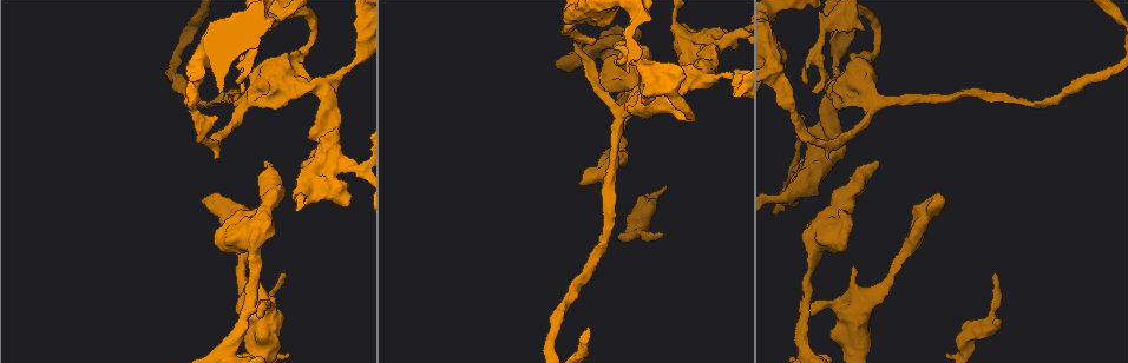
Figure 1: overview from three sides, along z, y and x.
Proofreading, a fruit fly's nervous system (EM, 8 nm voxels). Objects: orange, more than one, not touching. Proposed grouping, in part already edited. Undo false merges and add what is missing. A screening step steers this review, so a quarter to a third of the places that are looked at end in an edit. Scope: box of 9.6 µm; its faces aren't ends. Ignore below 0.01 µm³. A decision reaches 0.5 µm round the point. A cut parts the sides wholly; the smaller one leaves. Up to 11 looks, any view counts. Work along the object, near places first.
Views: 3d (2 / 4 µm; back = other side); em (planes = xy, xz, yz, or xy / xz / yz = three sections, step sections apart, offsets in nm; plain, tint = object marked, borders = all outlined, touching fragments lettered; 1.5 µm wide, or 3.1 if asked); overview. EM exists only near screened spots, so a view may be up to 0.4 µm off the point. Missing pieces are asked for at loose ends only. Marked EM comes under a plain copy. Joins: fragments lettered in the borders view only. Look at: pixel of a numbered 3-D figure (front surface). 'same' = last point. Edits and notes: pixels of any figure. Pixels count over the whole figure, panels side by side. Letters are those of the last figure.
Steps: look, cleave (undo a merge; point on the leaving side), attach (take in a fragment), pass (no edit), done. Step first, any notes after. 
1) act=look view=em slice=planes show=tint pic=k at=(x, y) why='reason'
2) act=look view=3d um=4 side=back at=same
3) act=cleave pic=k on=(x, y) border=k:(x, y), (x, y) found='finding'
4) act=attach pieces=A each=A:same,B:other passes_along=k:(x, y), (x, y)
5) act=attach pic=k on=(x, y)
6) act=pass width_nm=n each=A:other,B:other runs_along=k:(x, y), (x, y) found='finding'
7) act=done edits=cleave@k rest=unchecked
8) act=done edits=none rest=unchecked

act=look view=em slice=xz step=4 show=borders pic=1 at=(642, 68) why='three-way junction'

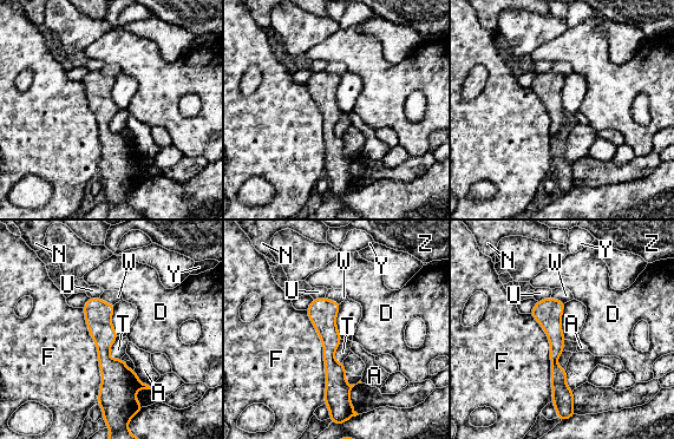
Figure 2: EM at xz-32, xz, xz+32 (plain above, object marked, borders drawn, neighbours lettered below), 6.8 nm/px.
act=pass width_nm=50 each=A:other,D:other,F:other,N:other,T:other,U:other,W:other,Y:other,Z:other runs_along=2:(92, 300), (109, 366), (104, 403) found='continuous, no second neuron'

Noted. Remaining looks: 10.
act=look view=3d um=4 side=back pic=1 at=(737, 32) why='arms part here'

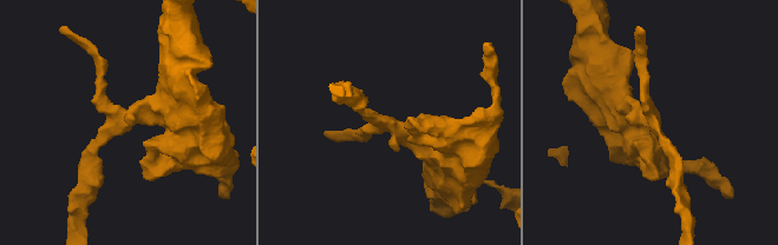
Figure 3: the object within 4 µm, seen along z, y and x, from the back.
act=look view=em slice=planes show=tint pic=3 at=(390, 123) arms=3

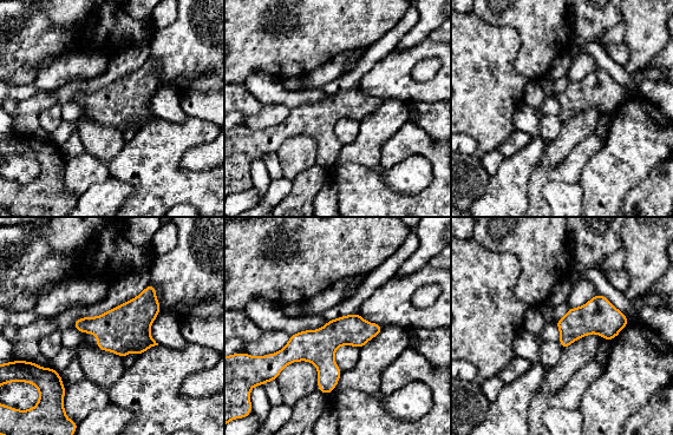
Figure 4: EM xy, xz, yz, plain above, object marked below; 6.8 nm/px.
act=look view=em slice=planes show=borders at=same why='what lies round it'

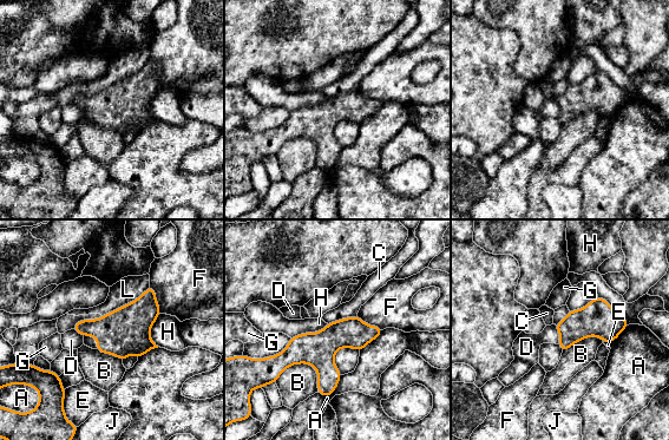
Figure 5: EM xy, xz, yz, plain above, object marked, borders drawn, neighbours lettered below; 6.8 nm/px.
act=pass width_nm=200 longest_contact=L:380nm each=A:other,B:other,C:other,D:other,E:other,F:other,G:other,H:other,J:other,L:other found='one neuron here'

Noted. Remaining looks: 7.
act=look view=3d um=2 pic=1 at=(580, 182) why='stops while still wide'

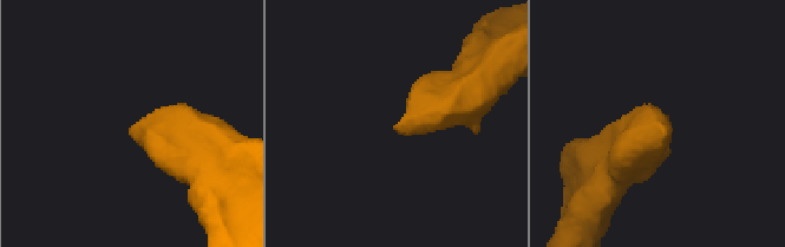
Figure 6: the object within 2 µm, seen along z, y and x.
act=look view=em slice=planes show=borders pic=6 at=(399, 130)

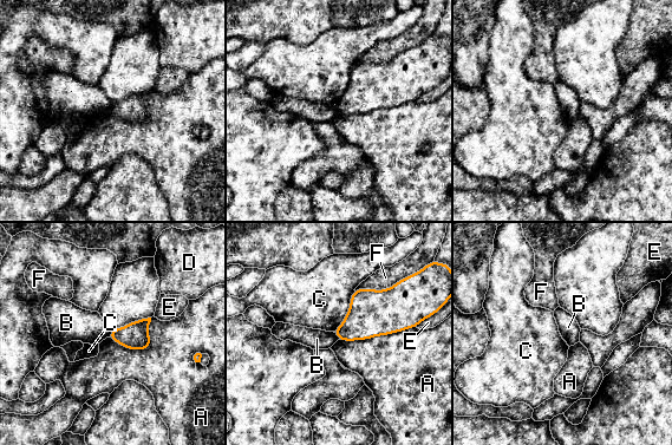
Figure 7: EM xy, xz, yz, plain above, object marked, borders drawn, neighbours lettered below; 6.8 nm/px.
act=pass each=A:other,B:other,C:other,D:other,E:other,F:other border=7:(416, 326), (366, 339), (339, 340) found='none of them fits'

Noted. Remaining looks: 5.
act=look view=em slice=planes show=borders pic=1 at=(995, 273) why='an open end'

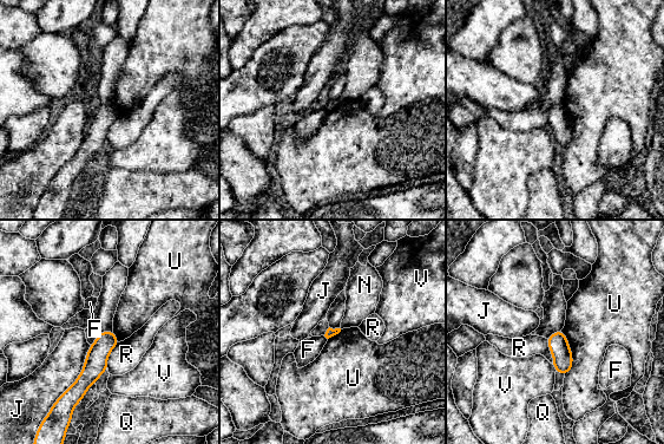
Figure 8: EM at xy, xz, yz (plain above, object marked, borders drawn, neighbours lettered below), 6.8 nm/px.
act=pass each=F:other,J:other,N:other,Q:other,R:other,U:other,V:other runs_along=8:(111, 334), (90, 374), (70, 393) found='none of them fits'

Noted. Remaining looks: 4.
act=done edits=none rest=unchecked

